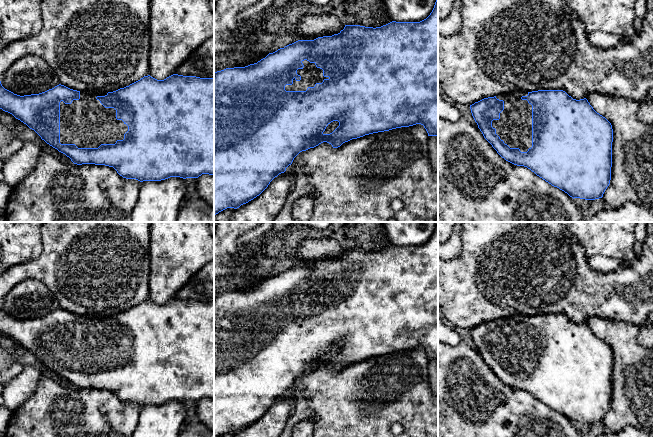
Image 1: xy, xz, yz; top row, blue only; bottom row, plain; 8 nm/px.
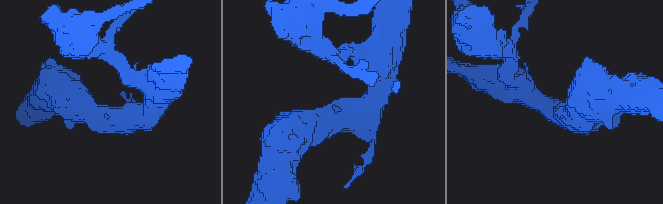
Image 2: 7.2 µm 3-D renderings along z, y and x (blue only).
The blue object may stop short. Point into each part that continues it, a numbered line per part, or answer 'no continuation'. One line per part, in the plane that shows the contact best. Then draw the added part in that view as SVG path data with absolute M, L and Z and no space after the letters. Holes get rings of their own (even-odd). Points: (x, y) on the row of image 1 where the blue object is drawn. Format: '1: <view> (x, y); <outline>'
1: xy (86, 123); M80 91L80 99L73 100L71 104L60 102L60 143L75 144L78 148L98 148L101 144L115 144L123 140L128 126L116 119L114 108L105 108L97 96L105 96L108 92Z

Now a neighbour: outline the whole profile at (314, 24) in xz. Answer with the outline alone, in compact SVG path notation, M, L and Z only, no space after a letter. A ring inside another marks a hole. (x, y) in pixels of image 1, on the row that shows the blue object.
M317 10L307 13L292 31L297 36L296 41L314 40L338 34L344 27L345 24L336 15Z

